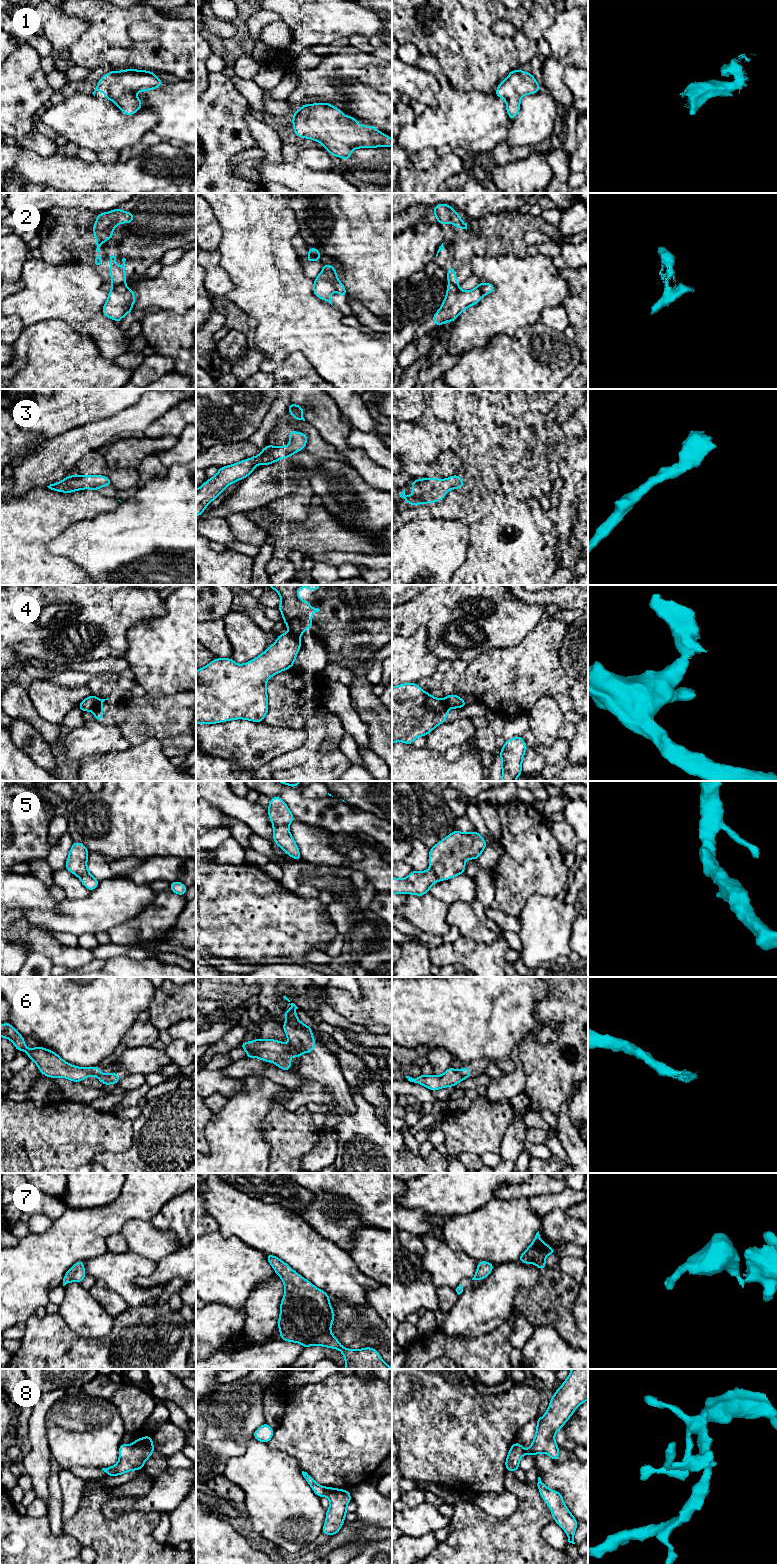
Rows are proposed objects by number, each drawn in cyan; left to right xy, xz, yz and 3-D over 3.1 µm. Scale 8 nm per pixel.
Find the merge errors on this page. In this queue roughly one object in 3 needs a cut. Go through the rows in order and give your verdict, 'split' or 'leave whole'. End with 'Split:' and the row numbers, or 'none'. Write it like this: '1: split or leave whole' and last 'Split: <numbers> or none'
1: leave whole
2: split
3: leave whole
4: split
5: leave whole
6: split
7: leave whole
8: leave whole
Split: 2, 4, 6

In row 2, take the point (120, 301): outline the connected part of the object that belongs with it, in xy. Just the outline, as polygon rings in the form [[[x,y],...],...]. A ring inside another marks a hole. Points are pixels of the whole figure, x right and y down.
[[[119,285],[108,292],[108,299],[102,308],[102,313],[116,322],[132,312],[136,301],[135,293],[125,285]]]

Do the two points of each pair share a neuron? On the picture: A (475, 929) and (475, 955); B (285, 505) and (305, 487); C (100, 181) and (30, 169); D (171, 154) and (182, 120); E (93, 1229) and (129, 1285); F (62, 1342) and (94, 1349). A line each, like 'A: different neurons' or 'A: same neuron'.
A: different neurons
B: same neuron
C: same neuron
D: different neurons
E: different neurons
F: same neuron

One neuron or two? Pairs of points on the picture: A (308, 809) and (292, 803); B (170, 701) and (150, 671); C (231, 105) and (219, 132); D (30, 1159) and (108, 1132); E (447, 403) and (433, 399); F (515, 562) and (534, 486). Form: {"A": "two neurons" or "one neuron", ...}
{"A": "one neuron", "B": "two neurons", "C": "one neuron", "D": "one neuron", "E": "one neuron", "F": "two neurons"}

